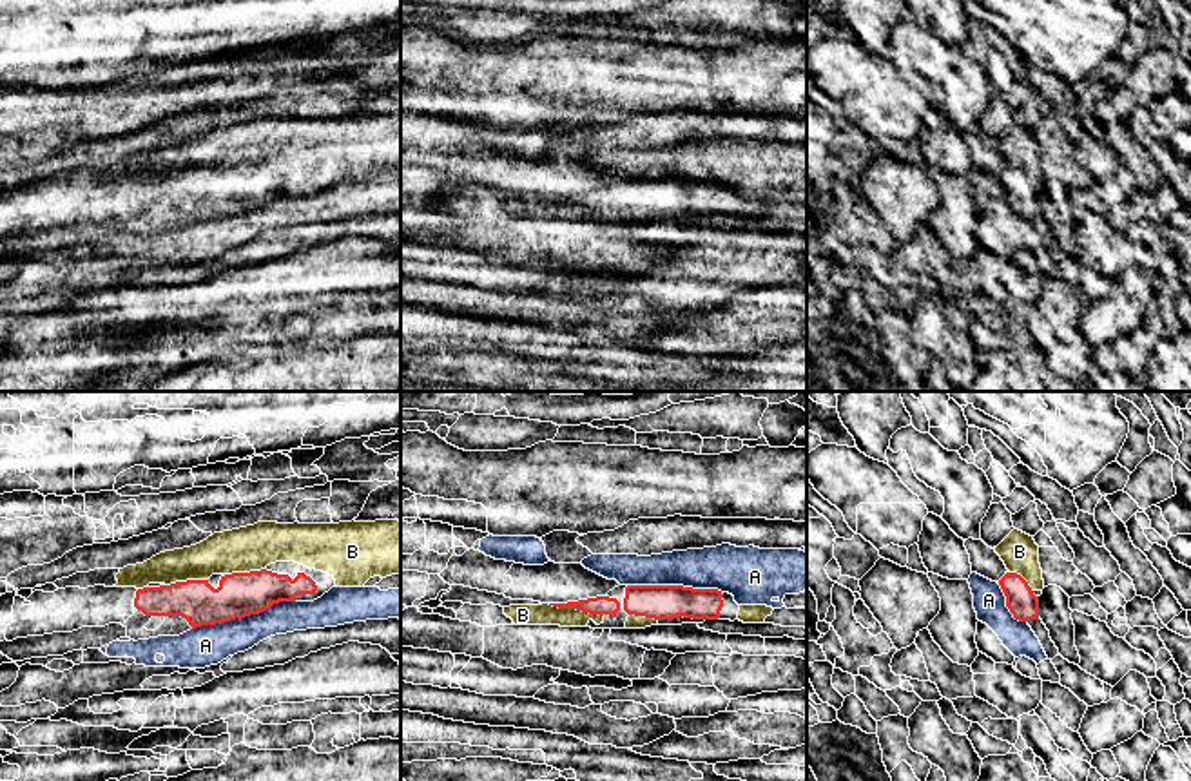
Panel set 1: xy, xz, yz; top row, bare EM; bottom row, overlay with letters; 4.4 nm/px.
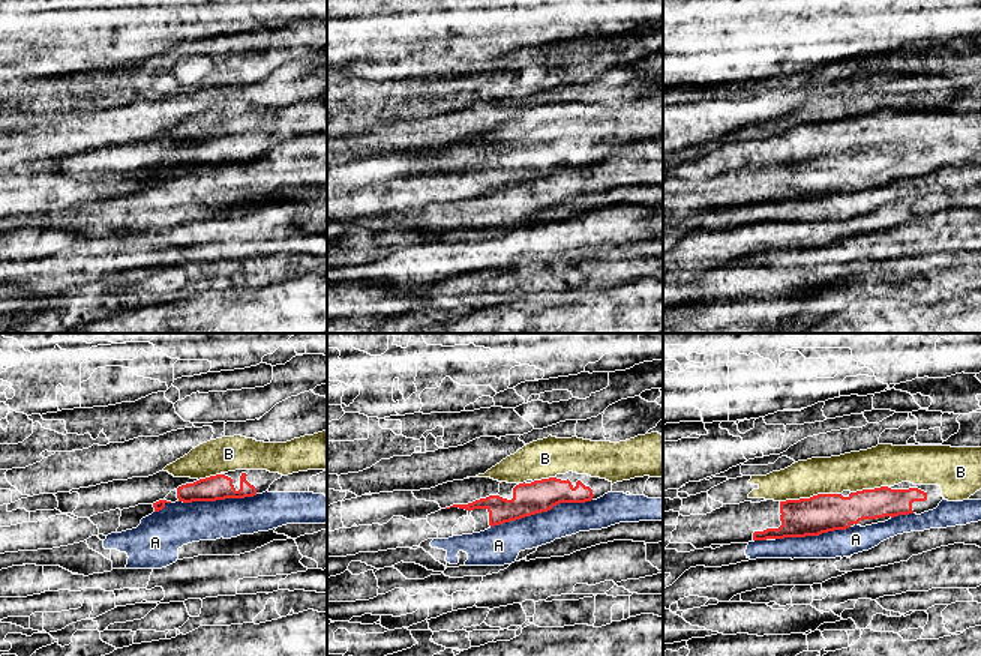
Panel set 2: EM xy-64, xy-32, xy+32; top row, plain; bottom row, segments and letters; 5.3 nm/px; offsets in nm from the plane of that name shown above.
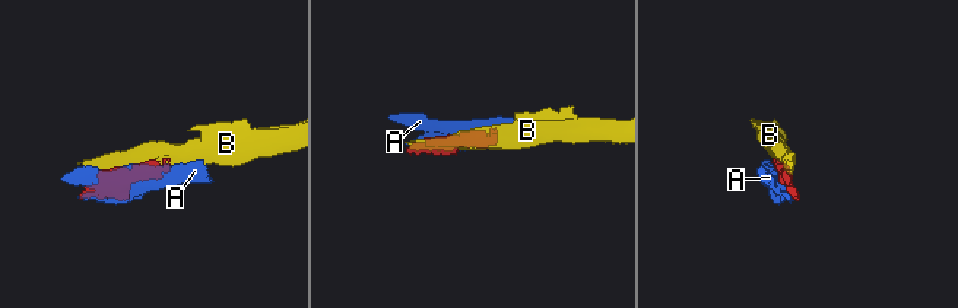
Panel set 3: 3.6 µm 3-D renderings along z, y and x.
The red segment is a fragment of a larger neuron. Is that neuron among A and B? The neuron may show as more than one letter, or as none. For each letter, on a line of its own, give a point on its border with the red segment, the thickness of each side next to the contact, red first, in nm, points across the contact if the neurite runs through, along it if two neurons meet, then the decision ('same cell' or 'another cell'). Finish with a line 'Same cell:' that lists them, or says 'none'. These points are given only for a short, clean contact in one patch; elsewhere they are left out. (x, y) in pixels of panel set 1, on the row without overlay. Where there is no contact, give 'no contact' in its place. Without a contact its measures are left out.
A: contact xy (243, 211); calibres 200 and 180 nm; another cell
B: contact xz (577, 203); calibres 80 and 100 nm; same cell
Same cell: B

